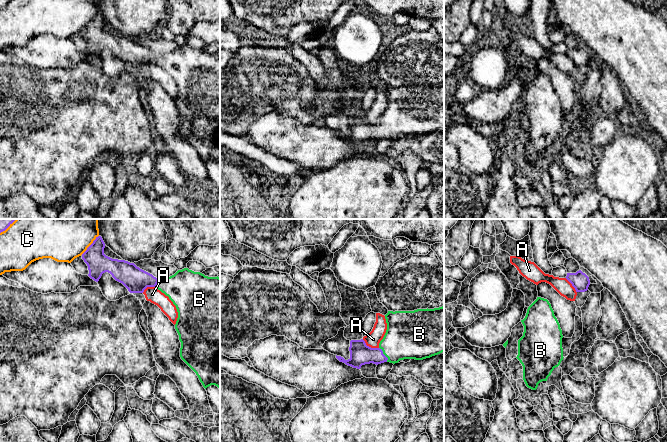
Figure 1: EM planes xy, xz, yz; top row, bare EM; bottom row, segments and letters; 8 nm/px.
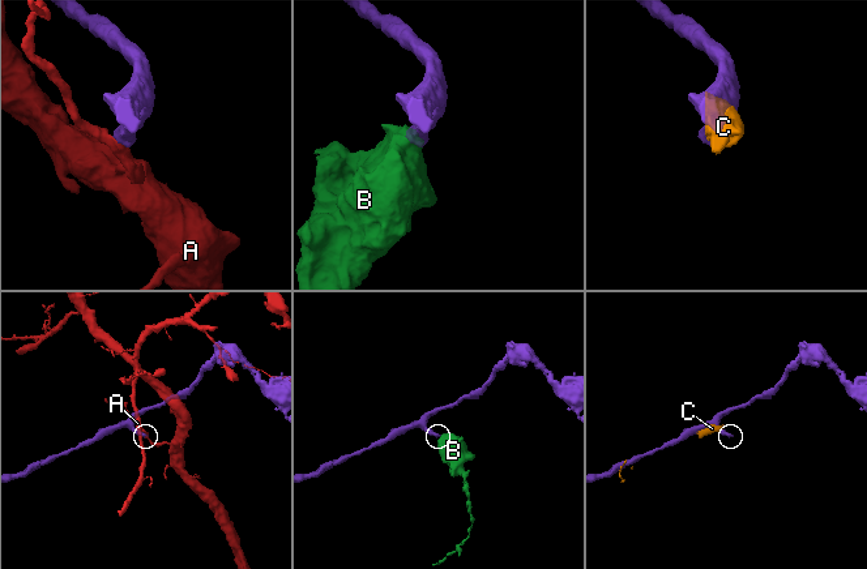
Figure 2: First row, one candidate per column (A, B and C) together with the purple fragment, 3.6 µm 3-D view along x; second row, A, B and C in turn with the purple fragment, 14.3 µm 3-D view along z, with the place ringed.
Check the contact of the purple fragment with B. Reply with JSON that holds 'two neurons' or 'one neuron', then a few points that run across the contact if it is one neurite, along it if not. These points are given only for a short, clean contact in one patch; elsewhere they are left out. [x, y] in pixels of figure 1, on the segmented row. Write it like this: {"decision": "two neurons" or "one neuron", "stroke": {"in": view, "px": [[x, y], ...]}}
{"decision": "one neuron", "stroke": {"in": "xz", "px": [[360, 354], [383, 354], [408, 336]]}}

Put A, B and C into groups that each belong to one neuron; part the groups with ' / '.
A / B / C

